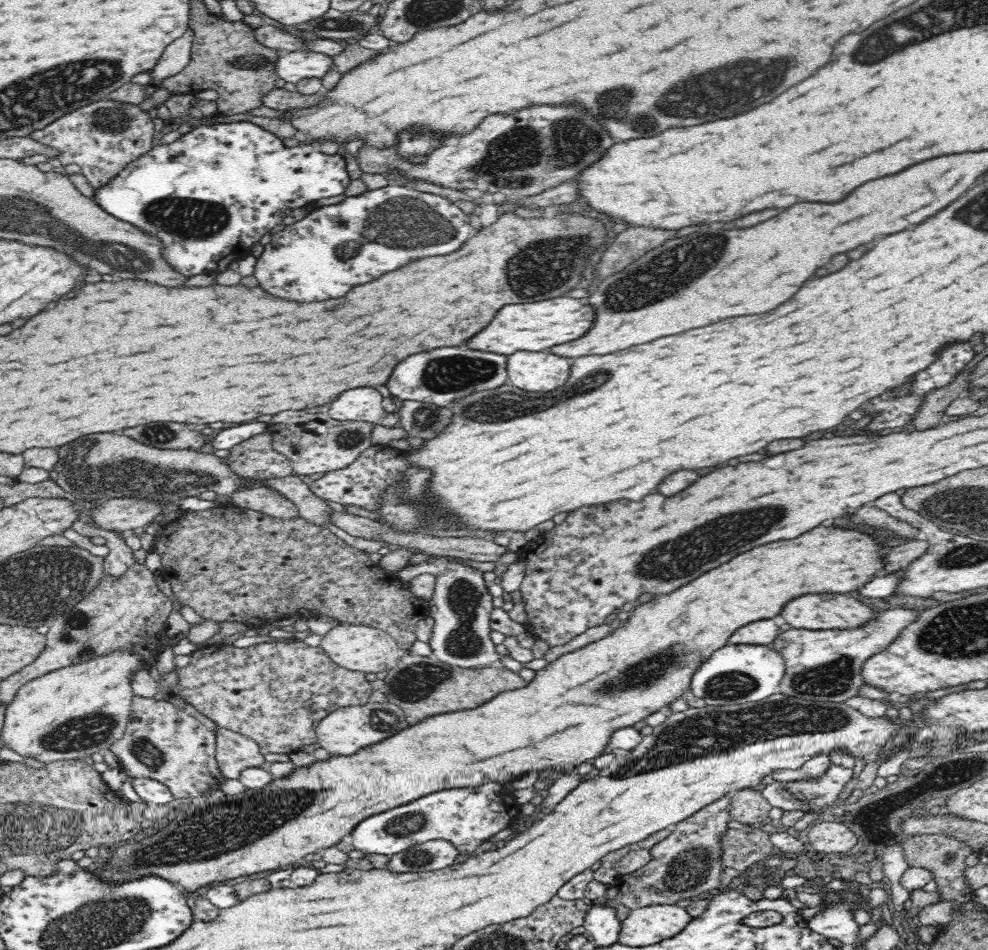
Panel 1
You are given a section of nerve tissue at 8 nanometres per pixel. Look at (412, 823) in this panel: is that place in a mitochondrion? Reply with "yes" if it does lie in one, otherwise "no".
yes

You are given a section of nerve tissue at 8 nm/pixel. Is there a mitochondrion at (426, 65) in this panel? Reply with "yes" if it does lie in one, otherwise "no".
no

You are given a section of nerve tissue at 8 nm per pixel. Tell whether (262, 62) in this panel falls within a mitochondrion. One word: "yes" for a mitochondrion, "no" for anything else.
no

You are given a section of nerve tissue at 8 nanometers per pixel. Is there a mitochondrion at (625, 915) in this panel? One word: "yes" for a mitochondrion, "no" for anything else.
no

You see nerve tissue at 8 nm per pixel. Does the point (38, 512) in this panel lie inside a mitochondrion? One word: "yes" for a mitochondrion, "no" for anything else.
no

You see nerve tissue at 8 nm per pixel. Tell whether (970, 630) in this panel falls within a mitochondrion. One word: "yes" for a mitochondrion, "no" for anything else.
yes

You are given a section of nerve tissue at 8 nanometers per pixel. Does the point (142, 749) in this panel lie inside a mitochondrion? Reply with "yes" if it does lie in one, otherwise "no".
yes

